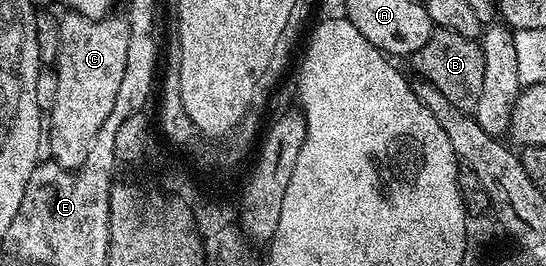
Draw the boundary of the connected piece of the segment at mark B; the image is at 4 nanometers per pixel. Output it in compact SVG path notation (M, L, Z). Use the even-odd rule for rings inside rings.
M436 28L430 34L430 42L410 57L410 64L419 79L432 83L438 94L454 102L458 110L472 112L475 109L482 94L482 74L486 74L486 58L476 40L462 38L462 34L454 34L454 30Z

